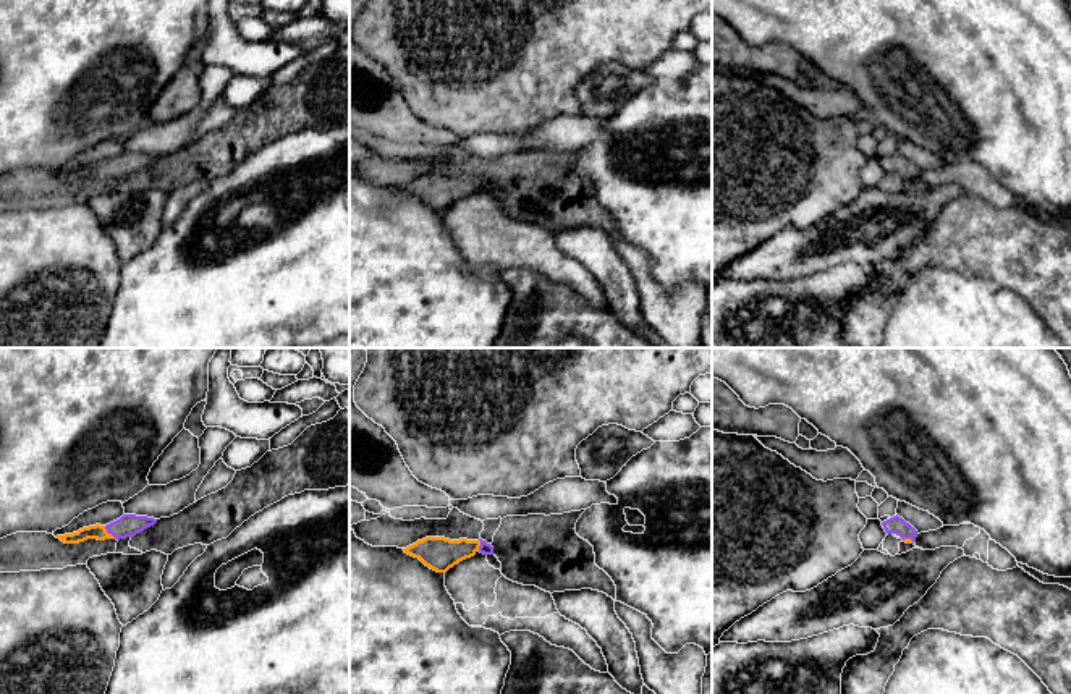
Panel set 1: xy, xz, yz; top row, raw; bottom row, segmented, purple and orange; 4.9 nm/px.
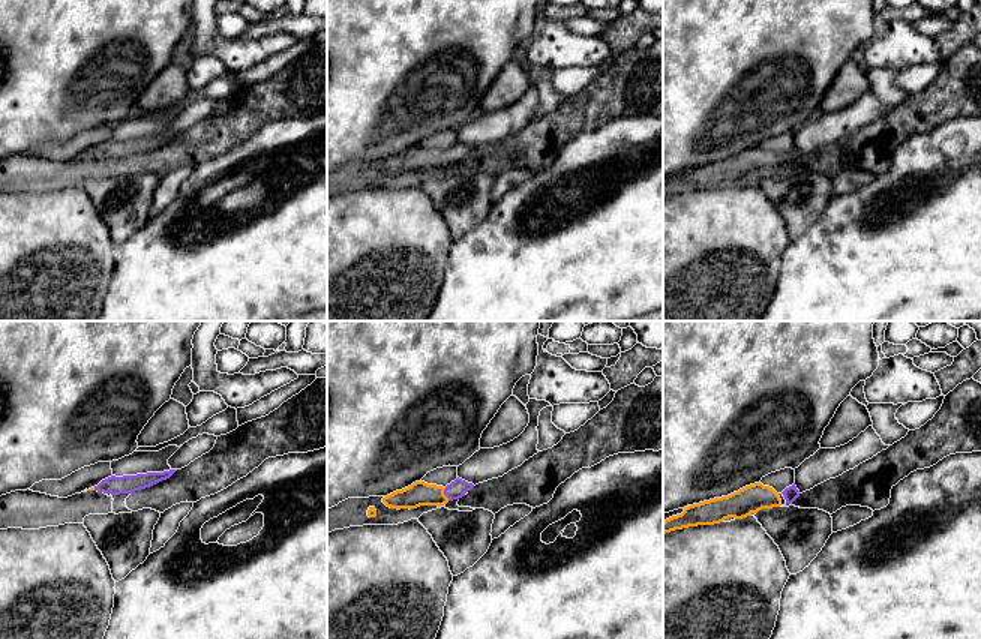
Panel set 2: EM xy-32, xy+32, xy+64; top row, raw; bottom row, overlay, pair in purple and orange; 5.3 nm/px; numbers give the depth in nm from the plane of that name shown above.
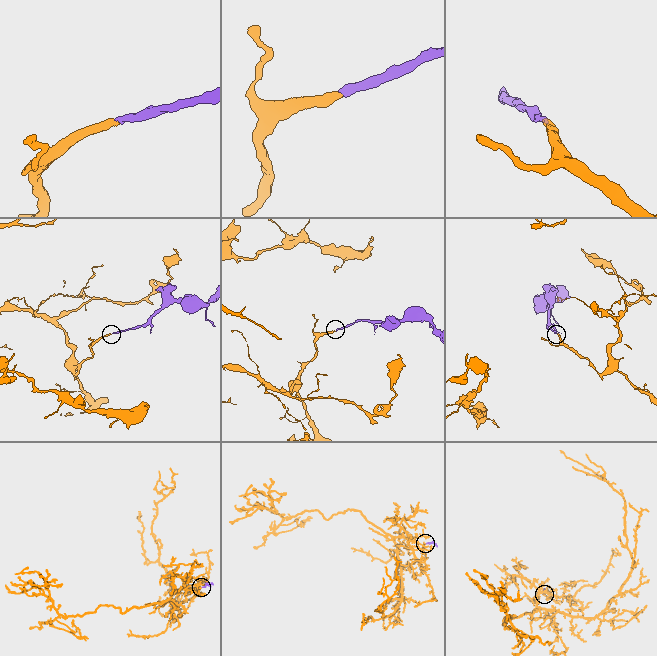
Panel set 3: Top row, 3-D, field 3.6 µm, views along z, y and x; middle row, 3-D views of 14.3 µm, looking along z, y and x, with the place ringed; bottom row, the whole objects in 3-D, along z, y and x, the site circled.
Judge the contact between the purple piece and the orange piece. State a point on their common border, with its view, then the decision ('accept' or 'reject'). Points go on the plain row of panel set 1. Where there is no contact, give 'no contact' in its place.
contact xy (109, 170); accept

